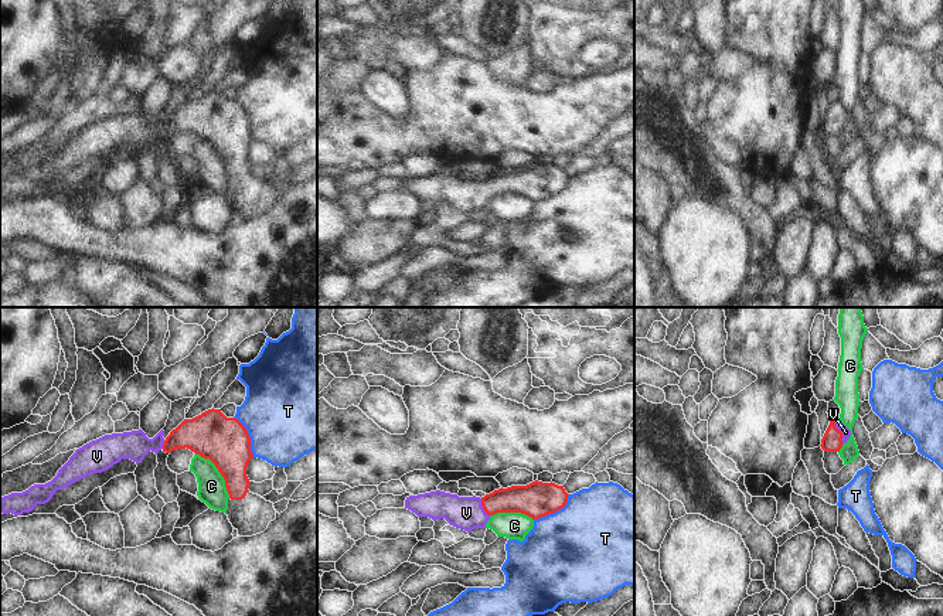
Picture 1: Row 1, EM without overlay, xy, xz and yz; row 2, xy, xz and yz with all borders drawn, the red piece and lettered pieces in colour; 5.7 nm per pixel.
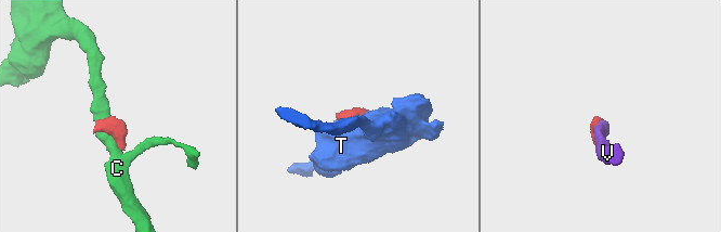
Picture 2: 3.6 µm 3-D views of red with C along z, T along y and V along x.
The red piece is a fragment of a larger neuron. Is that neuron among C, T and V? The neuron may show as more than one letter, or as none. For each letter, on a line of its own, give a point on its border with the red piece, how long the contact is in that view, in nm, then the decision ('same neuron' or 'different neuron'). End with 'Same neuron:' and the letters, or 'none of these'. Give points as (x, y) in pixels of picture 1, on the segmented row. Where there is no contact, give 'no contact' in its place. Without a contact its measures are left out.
C: xy (218, 470) | 320 nm | different neuron
T: xz (554, 511) | 260 nm | different neuron
V: yz (841, 432) | 140 nm | same neuron
Same neuron: V

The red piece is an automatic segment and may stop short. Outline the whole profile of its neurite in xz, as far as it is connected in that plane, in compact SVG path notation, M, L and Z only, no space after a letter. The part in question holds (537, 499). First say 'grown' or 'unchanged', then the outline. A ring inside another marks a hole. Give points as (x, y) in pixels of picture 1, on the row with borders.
grown; M535 480L527 486L501 487L481 498L459 497L440 490L409 496L405 508L433 521L445 518L450 525L469 532L486 528L490 517L497 513L521 513L532 520L554 514L565 507L568 496L564 486Z

